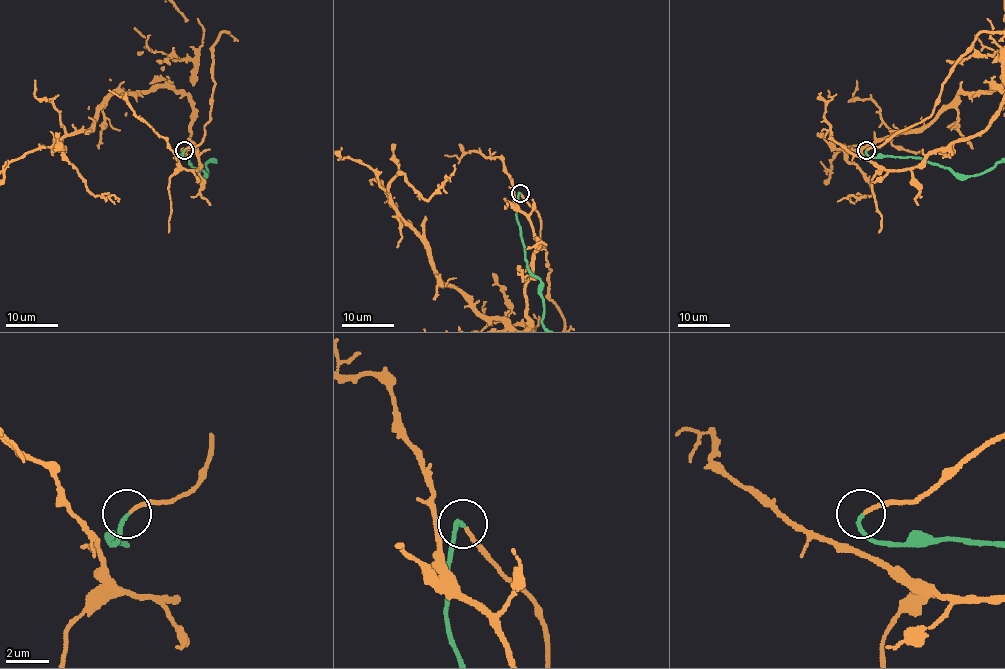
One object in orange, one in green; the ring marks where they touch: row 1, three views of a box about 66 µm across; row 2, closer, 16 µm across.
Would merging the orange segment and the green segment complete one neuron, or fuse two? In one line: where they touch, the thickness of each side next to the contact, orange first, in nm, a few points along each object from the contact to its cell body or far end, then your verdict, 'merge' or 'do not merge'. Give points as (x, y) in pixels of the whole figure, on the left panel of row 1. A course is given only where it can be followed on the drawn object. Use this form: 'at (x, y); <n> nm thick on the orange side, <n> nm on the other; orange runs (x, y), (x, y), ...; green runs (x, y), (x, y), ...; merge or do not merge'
at (184, 150); 160 nm thick on the orange side, 180 nm on the other; merge

